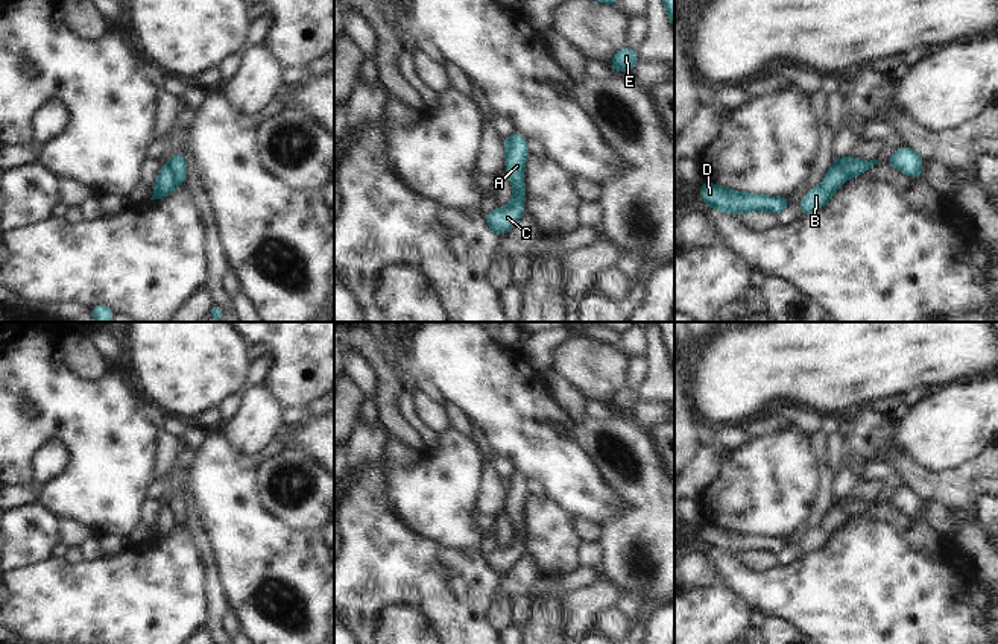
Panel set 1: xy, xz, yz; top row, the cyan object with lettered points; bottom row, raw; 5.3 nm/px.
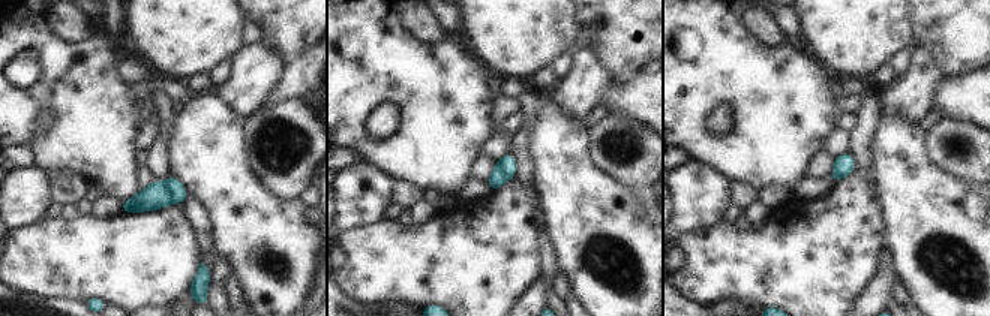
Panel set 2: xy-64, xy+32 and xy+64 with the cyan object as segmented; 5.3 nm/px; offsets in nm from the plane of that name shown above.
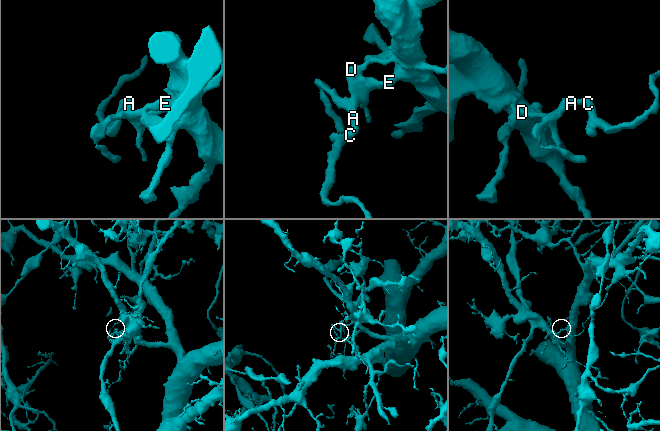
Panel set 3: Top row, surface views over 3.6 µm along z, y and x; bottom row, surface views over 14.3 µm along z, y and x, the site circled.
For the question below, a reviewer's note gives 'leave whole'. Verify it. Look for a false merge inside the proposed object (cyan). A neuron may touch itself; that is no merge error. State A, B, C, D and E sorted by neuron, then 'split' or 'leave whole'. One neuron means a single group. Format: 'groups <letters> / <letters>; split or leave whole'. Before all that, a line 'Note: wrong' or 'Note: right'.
Note: wrong
groups A C D / B E; split

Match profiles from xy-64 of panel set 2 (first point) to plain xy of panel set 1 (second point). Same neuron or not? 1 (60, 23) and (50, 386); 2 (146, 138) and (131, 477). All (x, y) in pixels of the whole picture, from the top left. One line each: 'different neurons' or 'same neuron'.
1: different neurons
2: different neurons

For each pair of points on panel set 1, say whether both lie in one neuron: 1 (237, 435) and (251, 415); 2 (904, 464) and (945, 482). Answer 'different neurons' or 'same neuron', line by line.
1: same neuron
2: same neuron

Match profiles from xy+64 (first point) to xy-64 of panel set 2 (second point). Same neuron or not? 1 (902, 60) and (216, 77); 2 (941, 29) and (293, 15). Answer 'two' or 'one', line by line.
1: one
2: one

